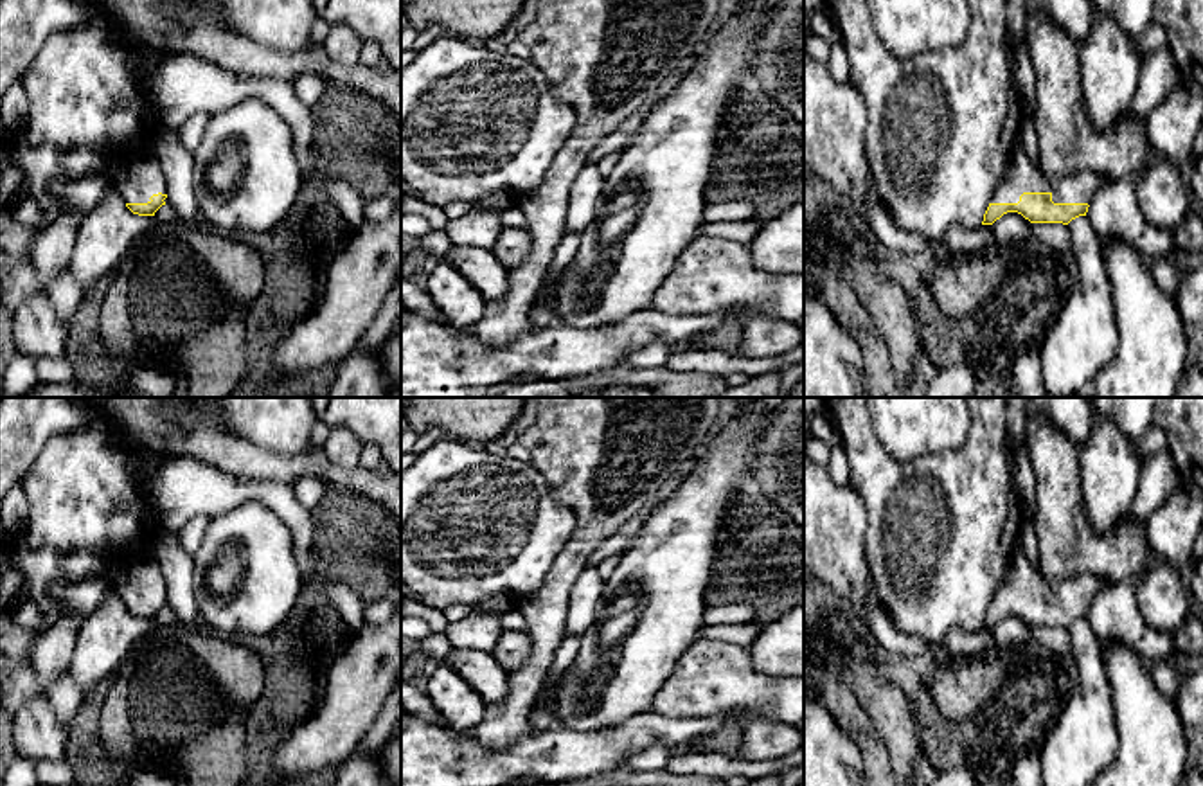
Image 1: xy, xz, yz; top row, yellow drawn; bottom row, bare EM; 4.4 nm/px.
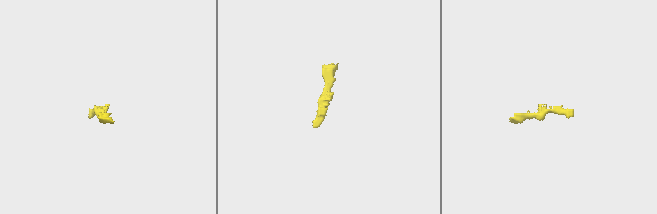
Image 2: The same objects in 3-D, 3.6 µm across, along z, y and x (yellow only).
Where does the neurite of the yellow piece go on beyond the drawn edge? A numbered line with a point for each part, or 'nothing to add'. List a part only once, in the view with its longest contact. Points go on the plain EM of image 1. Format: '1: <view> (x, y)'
1: yz (1022, 578)

